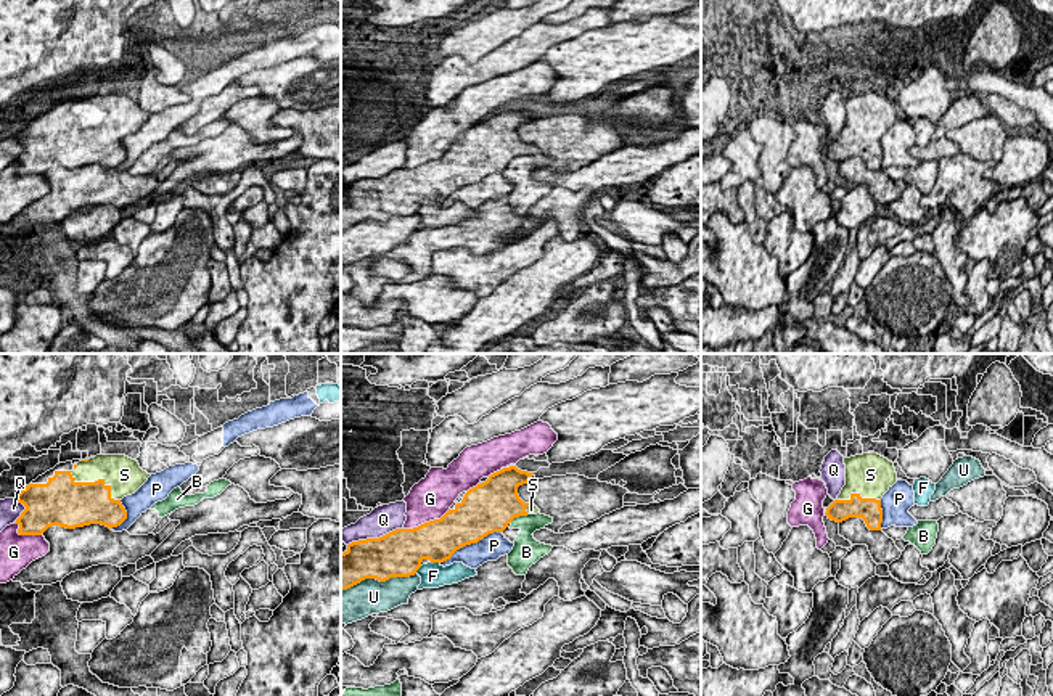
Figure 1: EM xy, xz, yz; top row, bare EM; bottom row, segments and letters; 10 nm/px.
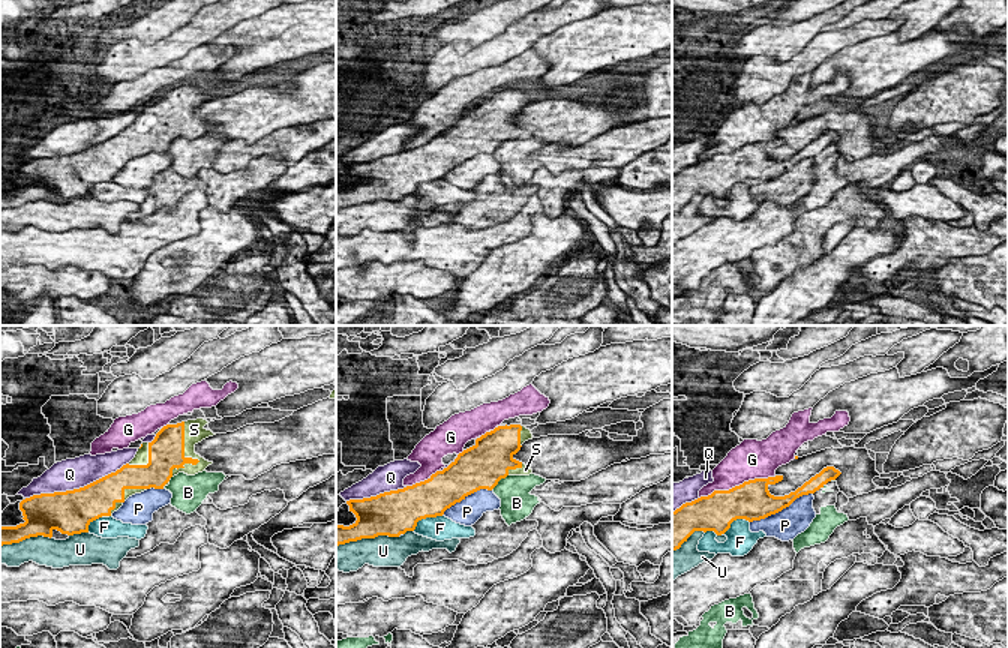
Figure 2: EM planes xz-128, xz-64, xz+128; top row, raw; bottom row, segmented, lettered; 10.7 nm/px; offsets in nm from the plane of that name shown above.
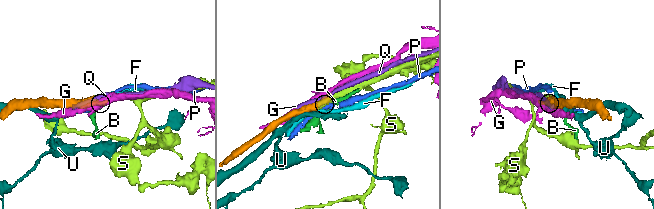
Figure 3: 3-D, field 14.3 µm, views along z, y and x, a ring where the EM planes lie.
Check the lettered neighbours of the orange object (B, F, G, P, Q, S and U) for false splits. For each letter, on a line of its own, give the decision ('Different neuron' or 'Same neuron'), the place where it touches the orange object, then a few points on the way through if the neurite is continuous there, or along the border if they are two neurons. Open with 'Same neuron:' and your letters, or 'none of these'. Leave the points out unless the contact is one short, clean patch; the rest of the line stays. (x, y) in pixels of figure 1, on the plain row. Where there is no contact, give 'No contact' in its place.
Same neuron: S
B: Different neuron. Touches orange at xz (518, 156). Boundary: xz (528, 155), (520, 155), (510, 161)
F: Different neuron. Touches orange at xz (436, 201)
G: Different neuron. Touches orange at xz (425, 163)
P: Different neuron. Touches orange at xz (470, 184)
Q: Different neuron. Touches orange at xz (373, 179)
S: Same neuron. Touches orange at xy (97, 121)
U: Different neuron. Touches orange at xz (378, 219)

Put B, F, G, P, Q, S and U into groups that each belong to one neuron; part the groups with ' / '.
B / F / G / P / Q / S / U

